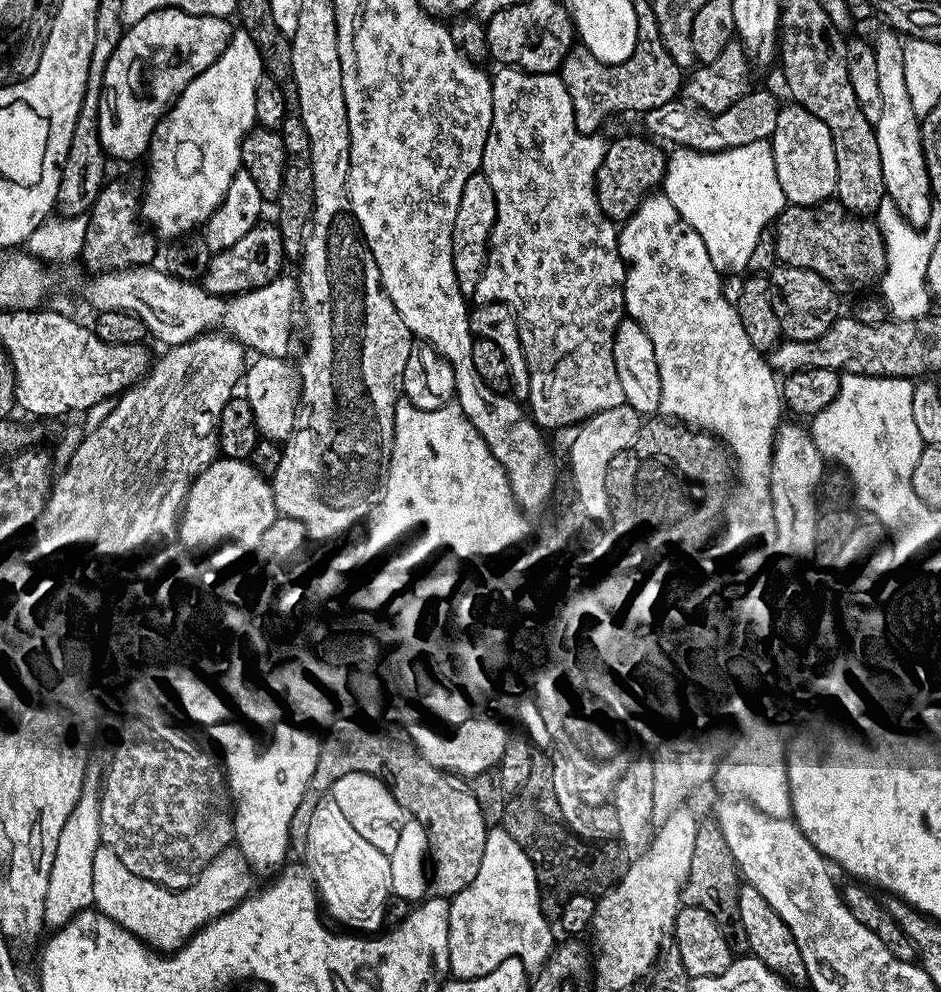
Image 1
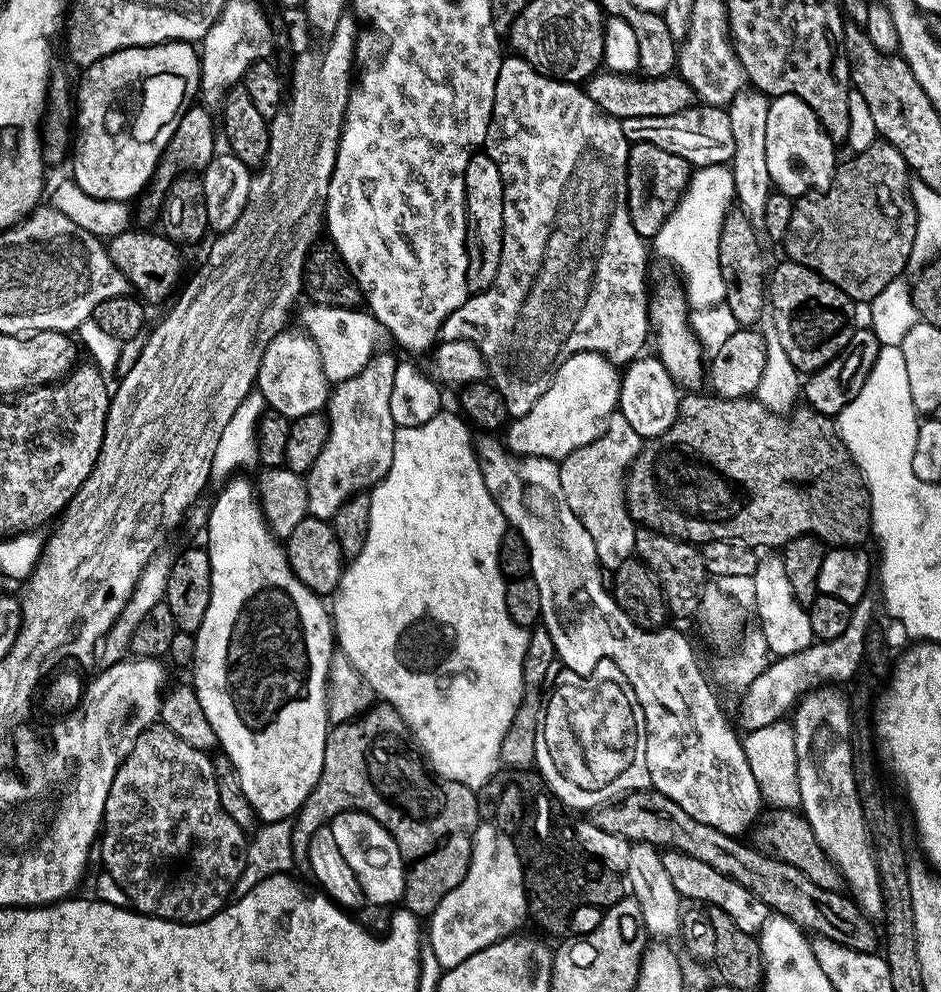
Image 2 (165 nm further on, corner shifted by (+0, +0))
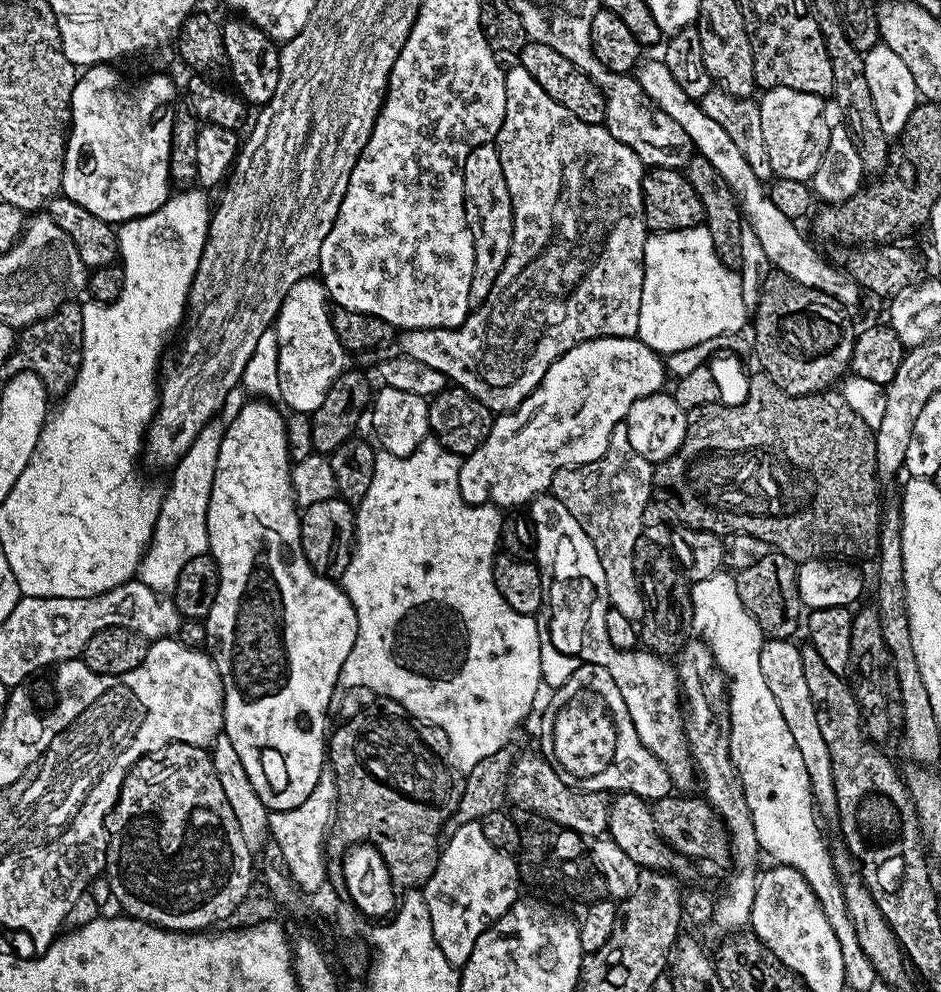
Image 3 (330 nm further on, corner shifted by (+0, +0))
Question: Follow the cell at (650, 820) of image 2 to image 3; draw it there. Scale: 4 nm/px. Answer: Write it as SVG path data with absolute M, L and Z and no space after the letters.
M535 751L532 752L515 757L515 764L508 779L507 799L512 799L517 804L517 809L537 812L542 818L554 822L559 828L567 828L577 837L603 837L608 831L609 797L603 792L583 792L566 786L566 782L562 782L562 778L554 774L554 766L550 766L548 759Z

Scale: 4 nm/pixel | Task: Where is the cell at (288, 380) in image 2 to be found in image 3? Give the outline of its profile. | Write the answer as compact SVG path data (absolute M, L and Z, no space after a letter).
M309 278L290 286L290 294L280 307L274 325L278 346L278 384L281 387L279 399L283 407L292 412L318 410L326 399L326 394L345 371L346 353L338 334L334 334L328 292L323 280Z

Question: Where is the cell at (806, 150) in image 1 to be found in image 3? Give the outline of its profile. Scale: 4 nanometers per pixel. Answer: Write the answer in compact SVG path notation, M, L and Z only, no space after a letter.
M770 88L759 97L762 114L762 135L766 138L766 151L770 154L770 166L779 178L811 181L814 170L818 170L818 162L822 162L822 154L826 154L830 121L824 113L825 97L815 96L793 88Z

